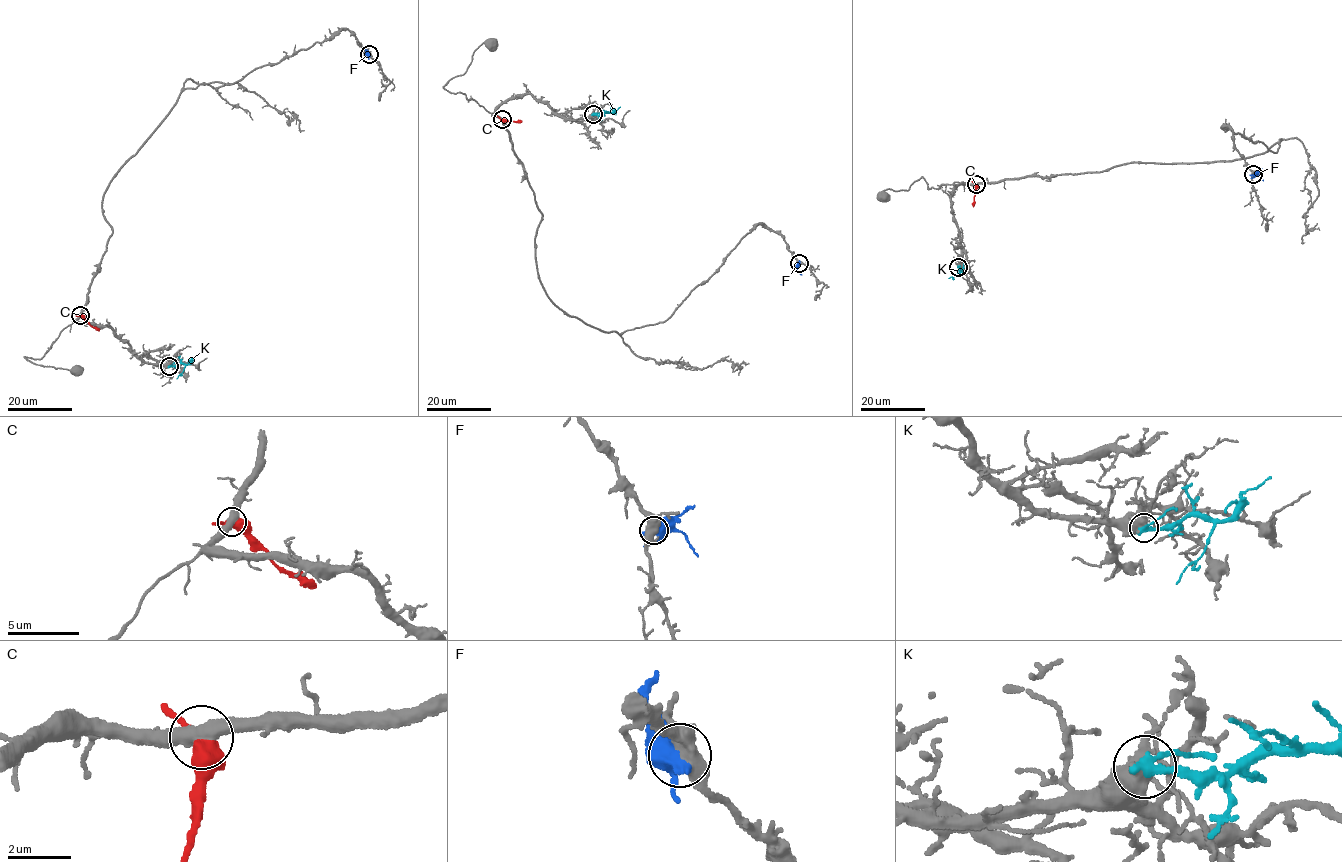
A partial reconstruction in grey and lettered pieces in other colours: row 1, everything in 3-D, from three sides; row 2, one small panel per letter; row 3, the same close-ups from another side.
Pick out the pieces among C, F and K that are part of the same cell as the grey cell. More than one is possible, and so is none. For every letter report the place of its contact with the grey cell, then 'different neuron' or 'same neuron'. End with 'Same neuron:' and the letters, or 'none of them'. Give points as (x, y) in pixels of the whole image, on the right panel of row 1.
C: contact (976, 184); different neuron
F: contact (1253, 174); different neuron
K: contact (958, 267); same neuron
Same neuron: K

